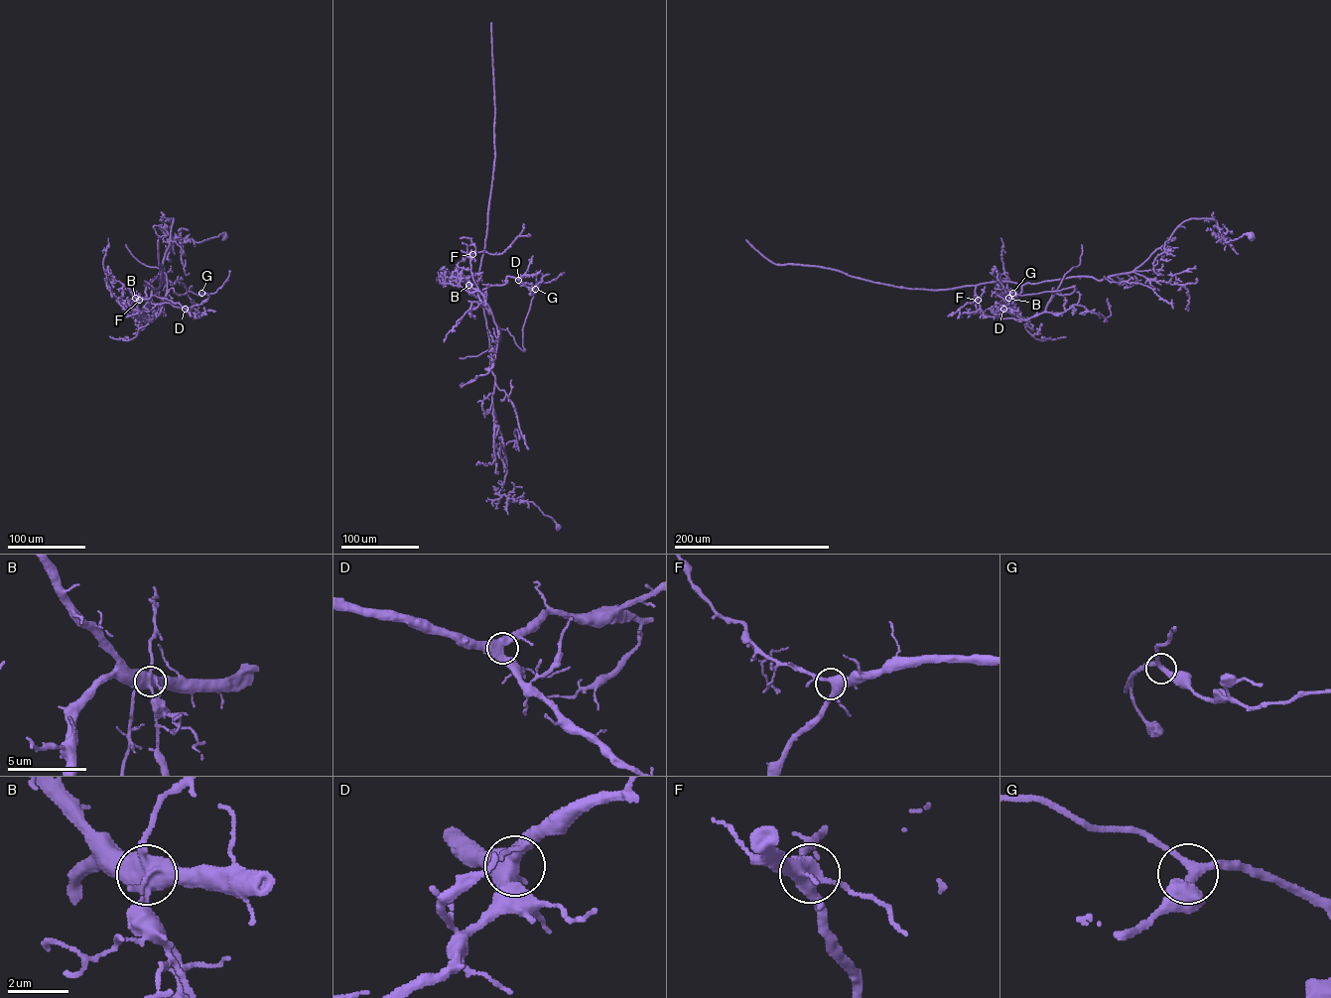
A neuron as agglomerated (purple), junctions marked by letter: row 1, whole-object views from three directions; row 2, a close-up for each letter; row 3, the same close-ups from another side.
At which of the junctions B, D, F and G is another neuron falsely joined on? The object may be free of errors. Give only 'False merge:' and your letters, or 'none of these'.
False merge: B

